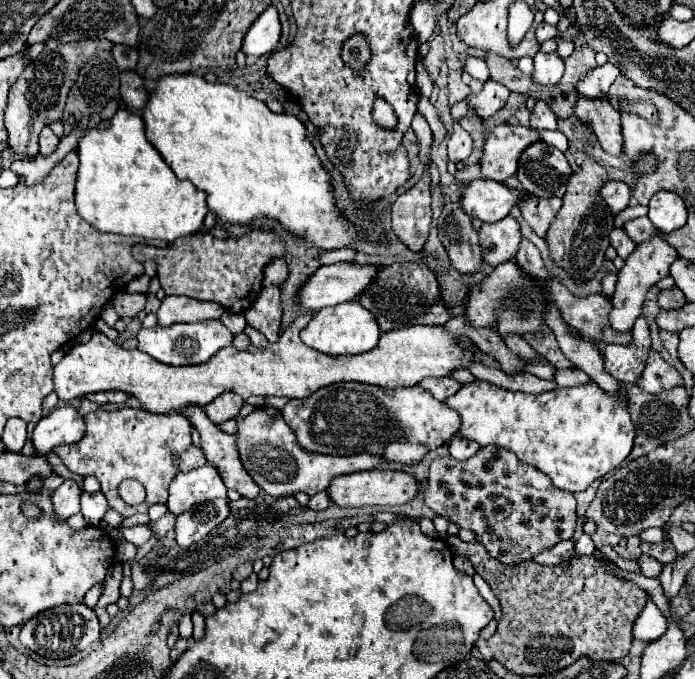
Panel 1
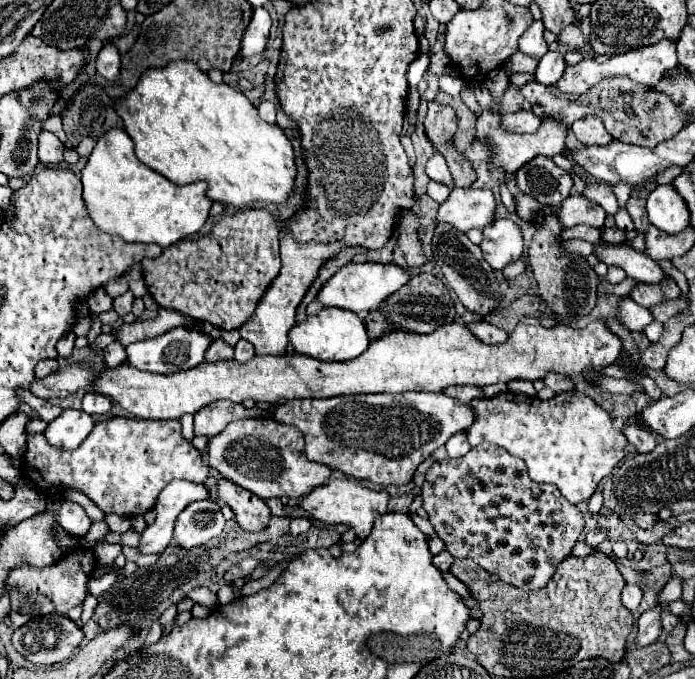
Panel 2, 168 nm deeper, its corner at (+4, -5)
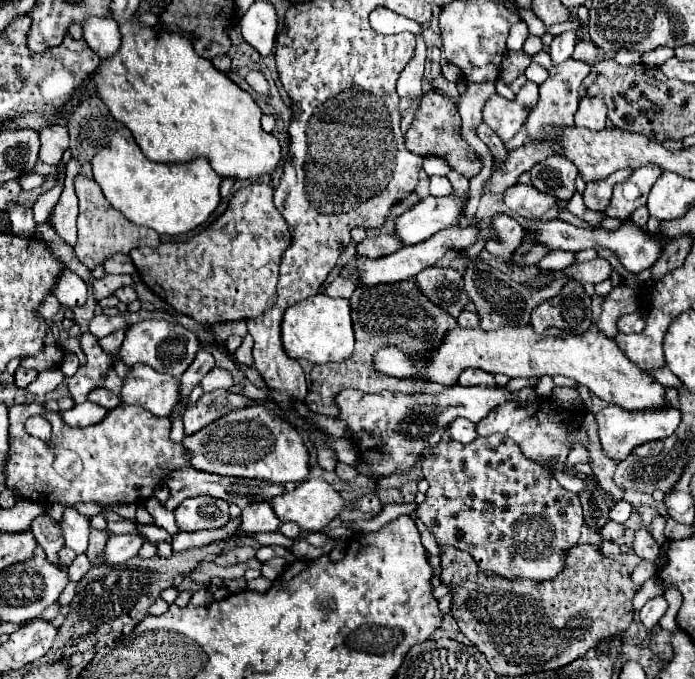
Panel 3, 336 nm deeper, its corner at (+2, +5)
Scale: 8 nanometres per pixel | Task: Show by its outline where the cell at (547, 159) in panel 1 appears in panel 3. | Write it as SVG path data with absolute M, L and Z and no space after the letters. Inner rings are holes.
M548 157L546 161L540 161L538 165L532 167L532 185L556 197L558 201L570 201L572 195L576 193L576 175L578 169L574 163L570 163L564 157Z

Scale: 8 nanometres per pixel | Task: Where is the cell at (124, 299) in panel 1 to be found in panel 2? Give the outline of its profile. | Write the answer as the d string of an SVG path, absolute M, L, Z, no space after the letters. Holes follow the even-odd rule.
M126 291L124 295L120 295L120 297L114 299L114 311L116 311L120 317L124 317L126 313L132 311L132 301L134 301L134 295L132 295L130 291Z

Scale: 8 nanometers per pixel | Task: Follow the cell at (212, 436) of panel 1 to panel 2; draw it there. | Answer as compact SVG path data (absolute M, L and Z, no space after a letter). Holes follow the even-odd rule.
M216 475L216 491L216 497L232 507L232 511L236 513L236 521L242 529L260 531L268 525L270 509L254 493L232 483L230 479L222 479L222 475Z

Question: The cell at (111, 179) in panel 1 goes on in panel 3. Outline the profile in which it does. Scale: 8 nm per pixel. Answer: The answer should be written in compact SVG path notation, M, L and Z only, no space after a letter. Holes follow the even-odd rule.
M126 127L114 133L110 145L92 159L92 171L94 181L102 187L104 197L114 209L118 209L128 221L150 227L160 235L182 235L196 229L220 203L222 177L210 167L206 157L170 165L150 161L144 157Z

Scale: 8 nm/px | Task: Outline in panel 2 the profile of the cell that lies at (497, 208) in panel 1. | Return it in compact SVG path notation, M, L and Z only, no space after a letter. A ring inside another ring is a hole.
M454 187L450 197L438 209L438 223L450 223L458 231L466 233L474 227L484 229L496 217L496 199L490 189L458 189Z

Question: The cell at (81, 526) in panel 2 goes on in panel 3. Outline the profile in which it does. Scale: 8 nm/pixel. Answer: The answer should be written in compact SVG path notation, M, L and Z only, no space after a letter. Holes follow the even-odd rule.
M68 507L60 521L60 527L64 533L64 545L70 547L74 553L86 553L88 529L90 529L88 517L84 517L76 509Z

